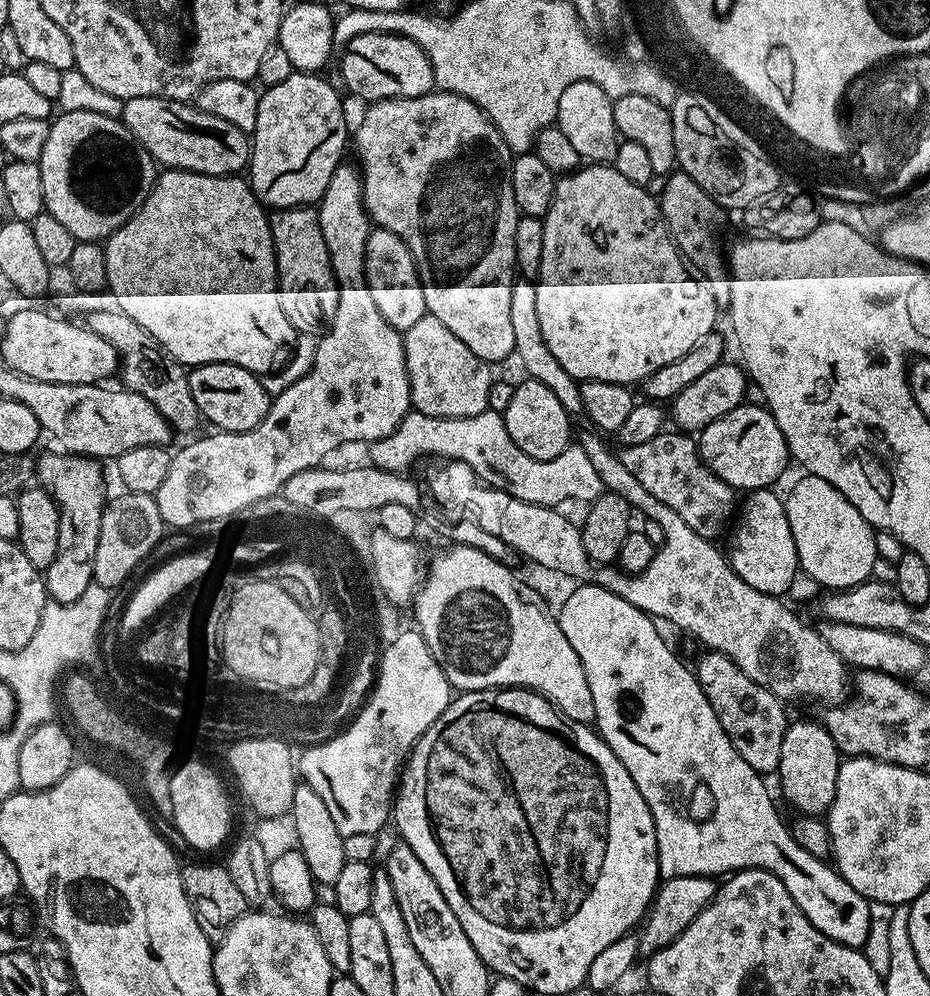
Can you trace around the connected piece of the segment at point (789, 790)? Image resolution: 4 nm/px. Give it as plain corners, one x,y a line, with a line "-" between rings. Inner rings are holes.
793,719
782,738
782,758
778,769
780,788
784,796
797,808
797,813
808,818
820,818
834,802
838,770
842,754
836,749
834,738
825,730
823,723

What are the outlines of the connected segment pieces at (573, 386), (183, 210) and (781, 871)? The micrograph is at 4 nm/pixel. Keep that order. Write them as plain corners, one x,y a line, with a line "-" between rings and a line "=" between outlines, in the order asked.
517,278
512,281
510,294
510,322
514,326
514,356
520,359
520,364
525,368
527,375
533,380
542,382
554,390
558,402
567,410
569,417
579,417
584,411
580,397
580,384
566,374
566,369
558,363
558,358
550,354
550,346
546,346
546,338
542,338
542,326
538,323
538,294
535,283
531,280
=
183,168
164,170
156,177
156,184
150,190
146,202
130,217
127,222
116,232
108,237
102,248
104,265
108,271
108,288
116,299
115,307
125,312
142,330
146,330
156,339
157,345
167,352
172,359
185,366
197,364
233,364
242,366
246,370
257,374
275,372
288,363
294,345
298,339
298,333
292,327
290,318
282,310
280,293
277,291
276,278
276,251
272,245
272,231
268,225
270,219
260,199
252,193
251,183
247,179
235,176
211,176
210,174
198,174
197,172
185,172
=
585,582
581,583
579,588
574,590
574,594
571,594
567,599
566,604
559,608
558,619
562,634
566,634
566,642
570,642
570,646
574,646
574,650
582,662
586,682
590,682
590,698
594,698
594,714
596,715
595,731
600,733
600,737
610,746
610,750
614,750
614,754
622,762
622,766
626,766
628,779
634,782
637,793
642,798
646,798
646,806
650,806
650,814
654,818
656,837
658,838
658,866
661,877
666,880
675,876
720,878
725,874
742,872
746,868
761,868
774,874
778,878
778,882
782,882
782,886
786,886
786,890
790,890
790,898
794,898
794,902
798,902
798,910
802,910
802,914
806,914
806,918
810,918
814,930
822,930
822,934
826,934
826,938
847,948
863,949
870,924
869,901
865,900
862,894
858,894
858,890
854,890
854,886
850,886
850,882
842,879
840,873
831,863
814,858
814,854
802,850
802,846
798,846
798,842
794,842
789,825
780,821
780,812
776,809
776,804
772,801
767,786
764,785
765,777
761,773
755,772
750,766
750,762
746,762
746,758
742,758
742,754
738,754
738,750
734,750
734,742
730,742
726,730
722,730
722,722
718,722
718,714
714,714
714,706
710,706
704,688
696,680
695,671
689,665
687,668
672,653
671,646
660,637
660,632
656,629
657,621
647,612
638,610
638,606
626,602
626,598
611,593
610,590
604,589
598,584

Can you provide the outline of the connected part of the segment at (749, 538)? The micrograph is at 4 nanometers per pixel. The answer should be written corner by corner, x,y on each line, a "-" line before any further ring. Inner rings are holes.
771,487
754,488
745,495
748,496
745,500
743,497
738,508
738,519
730,532
732,541
726,547
726,555
742,582
754,586
754,590
762,594
783,597
799,569
800,559
788,515
784,512
784,500
781,493
779,496
772,491
776,490

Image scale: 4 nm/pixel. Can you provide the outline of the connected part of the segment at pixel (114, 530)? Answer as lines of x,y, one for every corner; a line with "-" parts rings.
125,491
123,495
117,500
107,501
98,534
98,551
94,553
92,579
109,590
115,590
155,550
160,535
166,532
162,514
158,514
155,495
147,496
130,491

